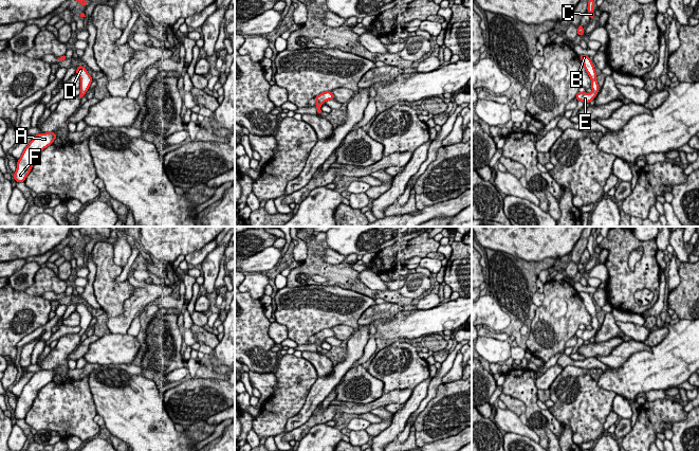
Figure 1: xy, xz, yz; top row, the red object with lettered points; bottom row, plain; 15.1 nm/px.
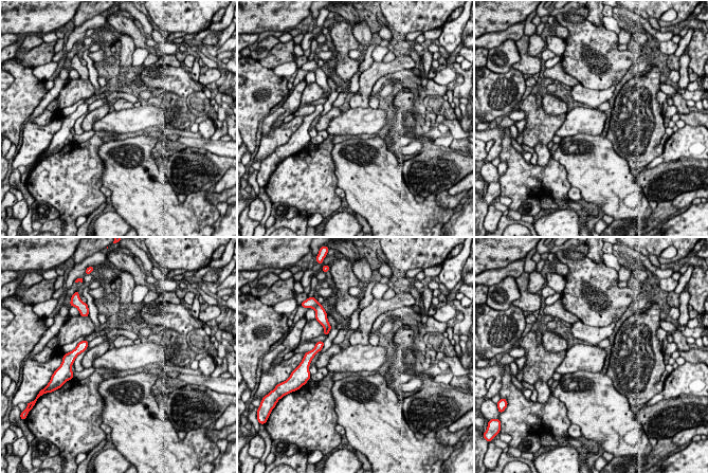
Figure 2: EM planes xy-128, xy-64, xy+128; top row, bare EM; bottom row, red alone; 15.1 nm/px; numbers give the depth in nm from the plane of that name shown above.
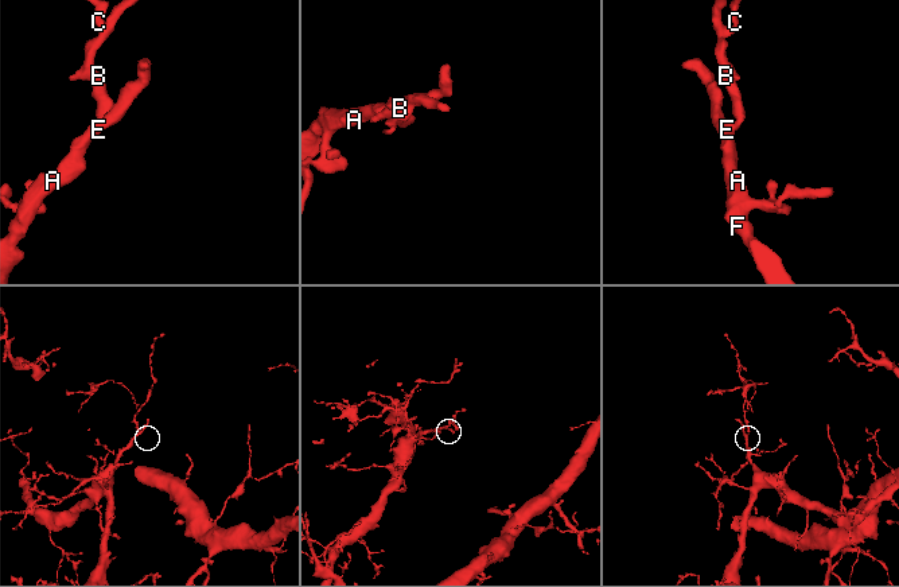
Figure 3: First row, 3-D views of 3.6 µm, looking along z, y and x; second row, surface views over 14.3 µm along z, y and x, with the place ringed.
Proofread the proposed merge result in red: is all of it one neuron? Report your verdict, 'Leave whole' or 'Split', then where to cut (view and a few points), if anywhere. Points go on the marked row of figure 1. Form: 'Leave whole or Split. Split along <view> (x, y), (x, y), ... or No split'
Leave whole. No split

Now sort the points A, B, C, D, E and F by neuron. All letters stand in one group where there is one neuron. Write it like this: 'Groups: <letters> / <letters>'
Groups: A B C D E F

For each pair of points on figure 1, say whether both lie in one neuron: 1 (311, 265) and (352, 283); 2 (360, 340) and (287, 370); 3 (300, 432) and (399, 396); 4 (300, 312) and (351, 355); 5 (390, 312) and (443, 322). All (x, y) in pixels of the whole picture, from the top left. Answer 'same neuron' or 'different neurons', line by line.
1: same neuron
2: different neurons
3: same neuron
4: different neurons
5: different neurons

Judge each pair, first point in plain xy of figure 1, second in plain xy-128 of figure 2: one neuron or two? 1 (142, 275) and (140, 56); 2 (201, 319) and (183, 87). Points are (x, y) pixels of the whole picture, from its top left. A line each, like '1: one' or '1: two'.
1: one
2: one

